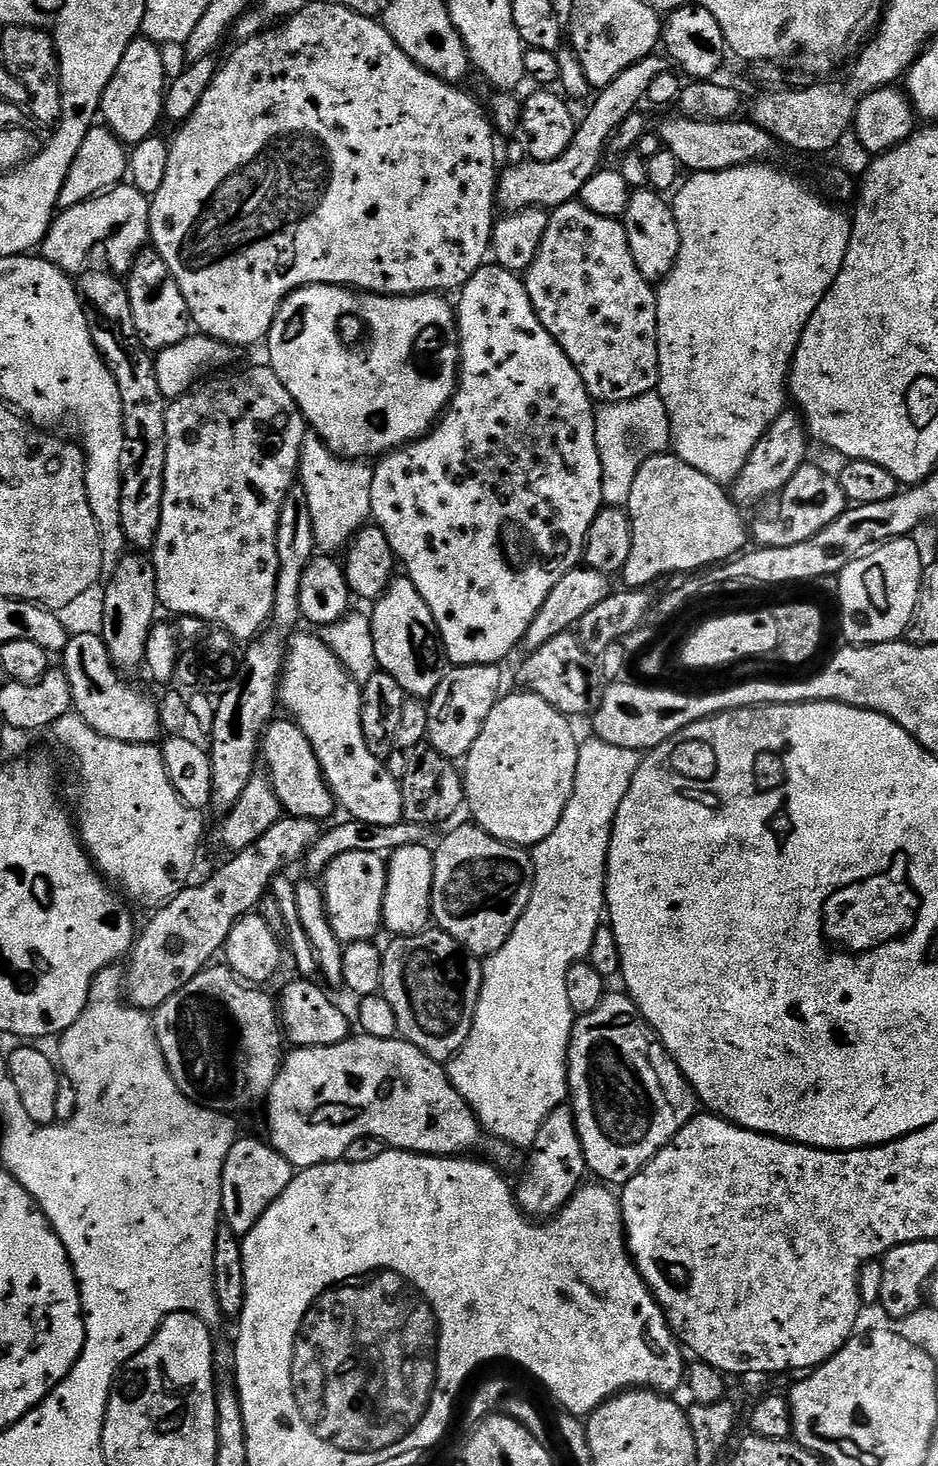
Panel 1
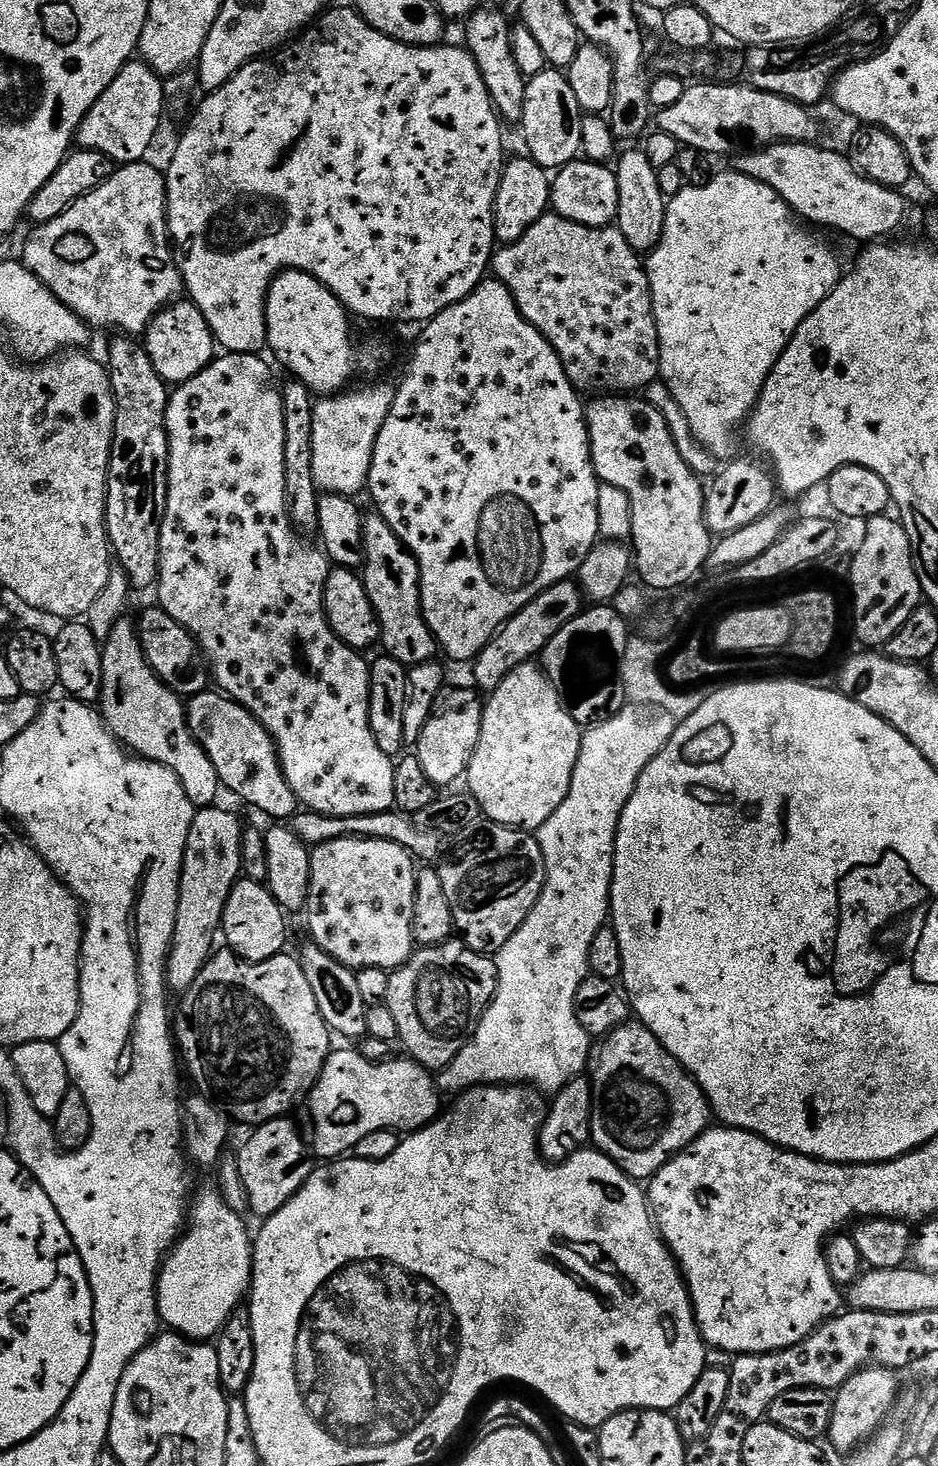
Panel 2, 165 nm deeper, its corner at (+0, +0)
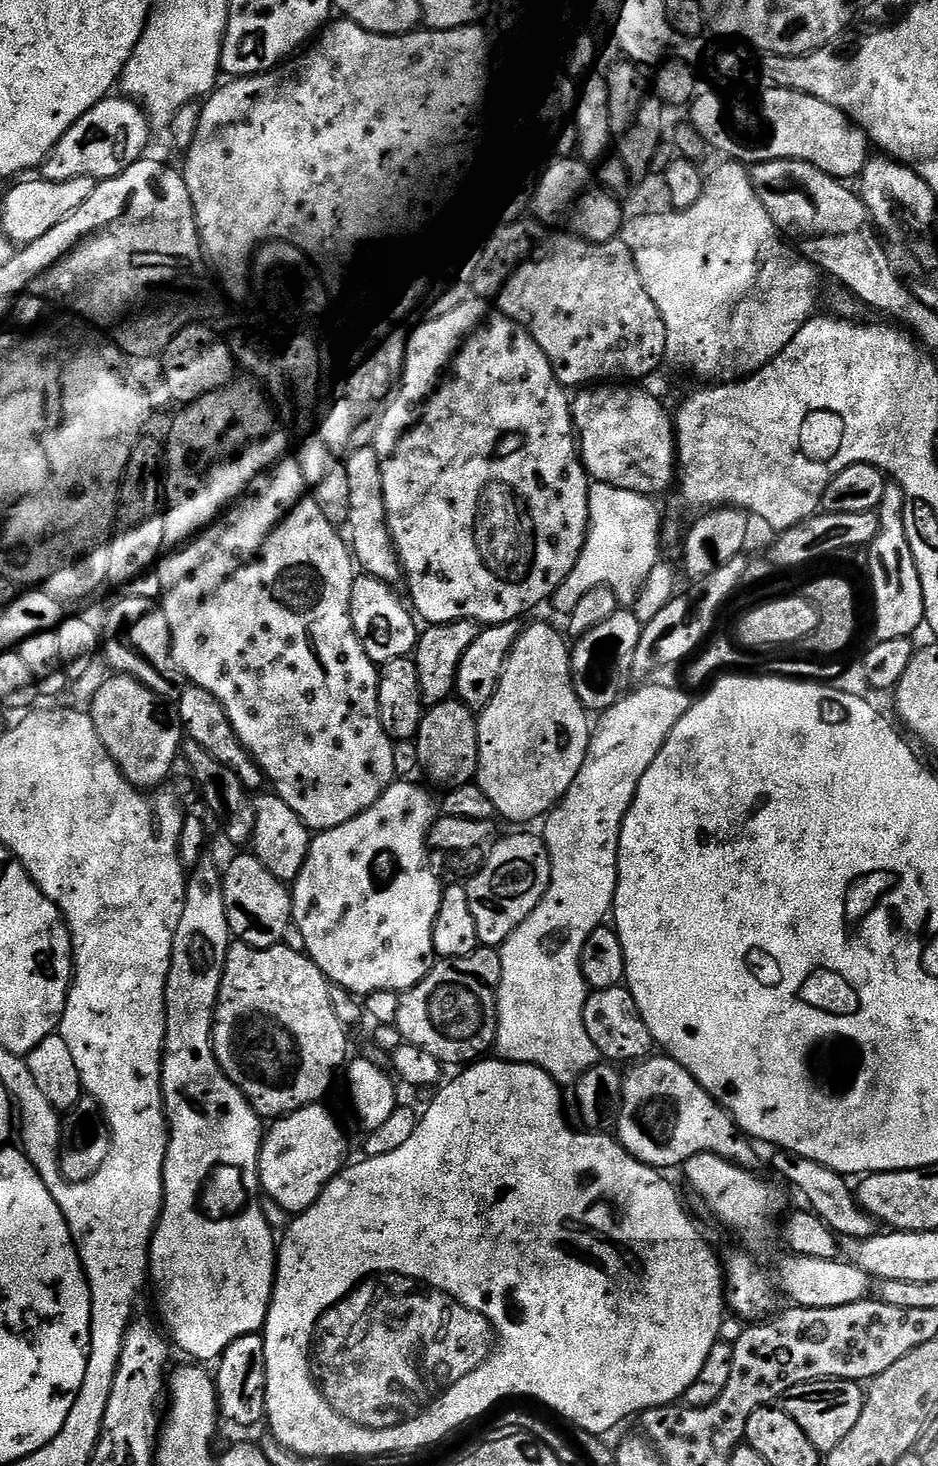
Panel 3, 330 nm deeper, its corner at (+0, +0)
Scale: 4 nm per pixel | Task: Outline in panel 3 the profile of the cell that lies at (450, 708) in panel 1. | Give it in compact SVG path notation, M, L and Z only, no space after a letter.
M449 698L427 709L414 743L419 754L420 768L434 783L453 789L475 779L480 760L478 720L475 713L459 700Z

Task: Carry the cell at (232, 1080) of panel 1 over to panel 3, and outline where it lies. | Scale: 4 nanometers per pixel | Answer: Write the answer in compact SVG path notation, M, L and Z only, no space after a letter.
M281 942L275 944L273 948L251 948L249 944L229 943L226 962L224 963L224 977L220 983L220 993L216 1003L216 1017L212 1023L212 1045L222 1070L230 1078L230 1082L234 1082L234 1086L238 1086L238 1090L242 1090L244 1097L248 1099L254 1111L261 1118L289 1116L292 1112L297 1112L306 1106L323 1101L325 1099L323 1096L331 1090L332 1083L336 1080L336 1071L340 1067L341 1071L349 1059L348 1036L344 1033L344 1024L340 1021L335 1006L332 1005L333 989L330 987L330 982L307 954L300 950L295 952L294 949L287 948L286 945L287 943Z

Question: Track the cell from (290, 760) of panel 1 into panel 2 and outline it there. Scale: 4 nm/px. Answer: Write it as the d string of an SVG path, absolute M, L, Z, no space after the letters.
M219 690L199 692L197 696L187 701L188 728L194 738L206 750L210 762L214 762L214 770L218 770L218 778L225 789L228 788L236 796L241 796L252 808L257 808L264 816L269 816L272 822L288 822L297 815L298 801L294 790L290 790L290 782L286 782L284 767L280 765L280 753L276 751L276 743L272 735L254 718L247 708L243 708L237 700L224 695Z

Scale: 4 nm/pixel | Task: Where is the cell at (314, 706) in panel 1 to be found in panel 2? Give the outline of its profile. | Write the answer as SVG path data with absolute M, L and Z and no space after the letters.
M230 352L220 354L197 376L179 385L169 395L166 410L166 430L168 431L168 509L162 522L160 539L160 588L159 607L170 618L174 618L186 631L191 632L201 653L210 665L211 675L218 683L219 691L237 700L247 708L262 726L272 735L276 751L280 753L280 765L284 767L286 782L294 790L297 801L309 812L320 812L324 816L361 816L389 811L395 805L394 774L396 764L393 757L382 754L374 734L370 730L370 664L363 660L361 653L349 644L344 644L328 625L324 612L324 583L330 571L330 561L315 543L307 544L305 537L292 527L288 516L288 495L286 494L286 470L284 469L284 447L286 446L286 426L282 414L281 389L272 381L265 357L250 352Z

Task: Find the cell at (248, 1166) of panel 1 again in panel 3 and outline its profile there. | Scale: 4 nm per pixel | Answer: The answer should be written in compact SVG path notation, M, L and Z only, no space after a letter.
M317 1102L302 1110L292 1112L289 1116L281 1116L275 1121L260 1146L260 1187L263 1195L273 1199L278 1206L289 1214L299 1214L306 1211L320 1197L324 1187L332 1181L345 1167L344 1132L340 1124L324 1109L323 1103Z

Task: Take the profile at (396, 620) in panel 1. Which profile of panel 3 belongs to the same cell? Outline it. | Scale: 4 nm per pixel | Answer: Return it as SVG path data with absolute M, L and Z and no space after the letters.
M372 446L359 448L347 453L344 465L346 486L350 489L350 514L346 525L346 539L355 563L367 575L378 578L383 584L399 585L398 582L404 580L404 569L400 567L400 558L392 545L392 535L388 529L379 451Z

